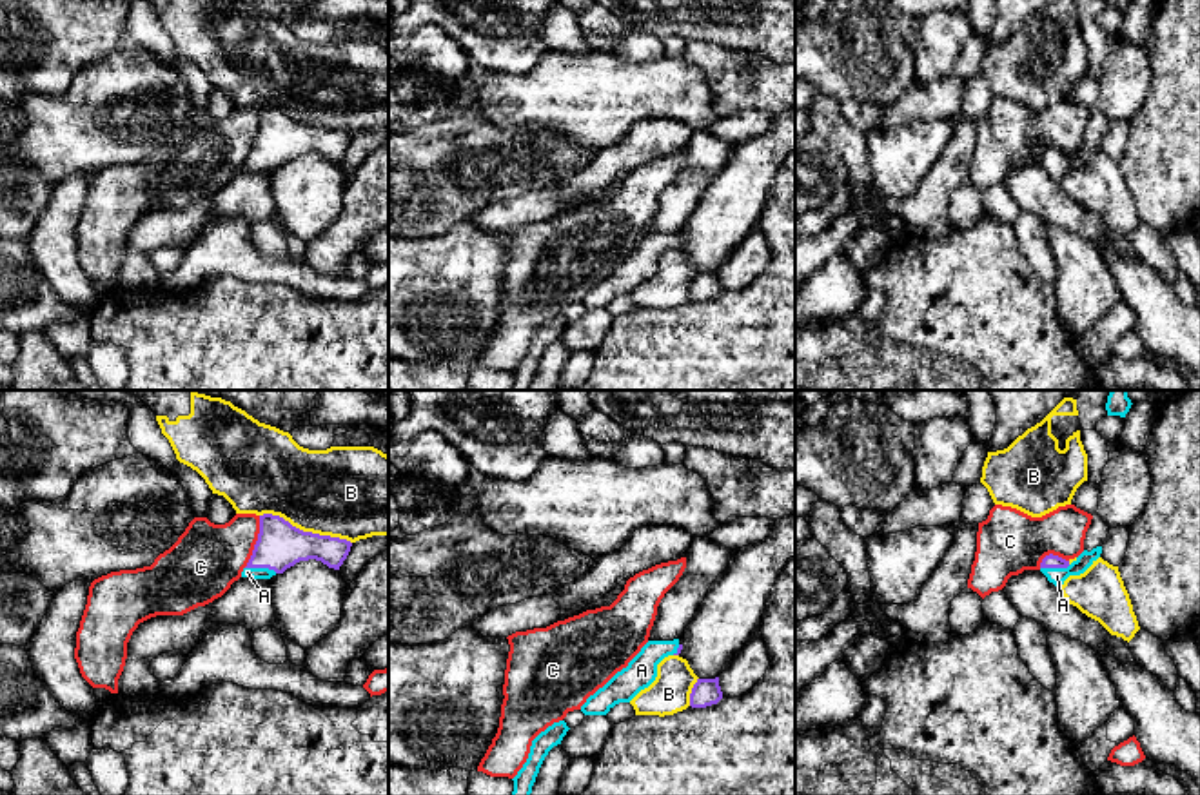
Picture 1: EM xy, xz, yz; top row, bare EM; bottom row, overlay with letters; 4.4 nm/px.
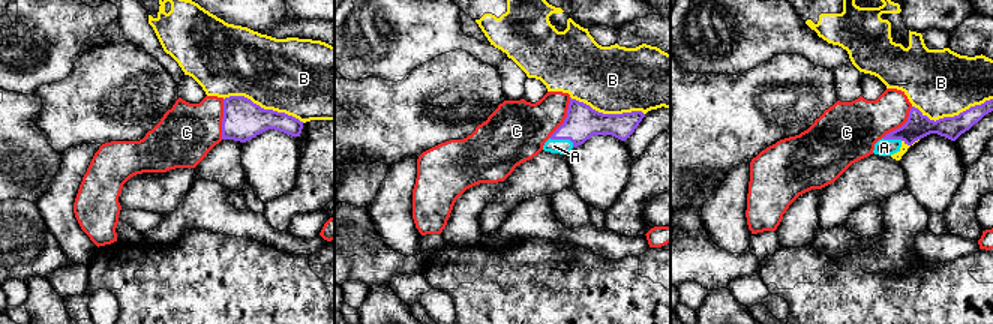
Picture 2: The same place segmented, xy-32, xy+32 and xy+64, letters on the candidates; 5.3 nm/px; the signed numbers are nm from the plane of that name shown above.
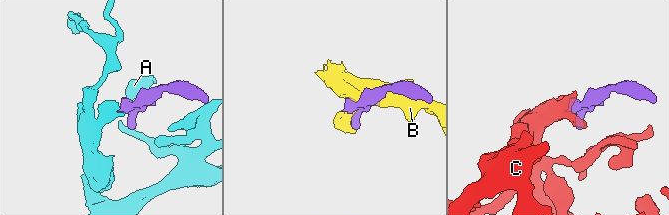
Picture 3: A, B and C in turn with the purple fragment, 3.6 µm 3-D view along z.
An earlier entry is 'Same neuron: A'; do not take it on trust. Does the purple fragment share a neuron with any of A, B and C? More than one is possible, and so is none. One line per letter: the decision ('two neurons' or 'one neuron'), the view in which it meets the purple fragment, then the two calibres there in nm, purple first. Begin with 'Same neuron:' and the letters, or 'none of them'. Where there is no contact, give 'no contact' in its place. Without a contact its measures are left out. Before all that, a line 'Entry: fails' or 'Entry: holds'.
Entry: holds
Same neuron: A
A: one neuron; contact in xy; calibres 200 and 50 nm
B: two neurons; contact in xy; calibres 200 and 400 nm
C: two neurons; contact in xy; calibres 200 and 320 nm

